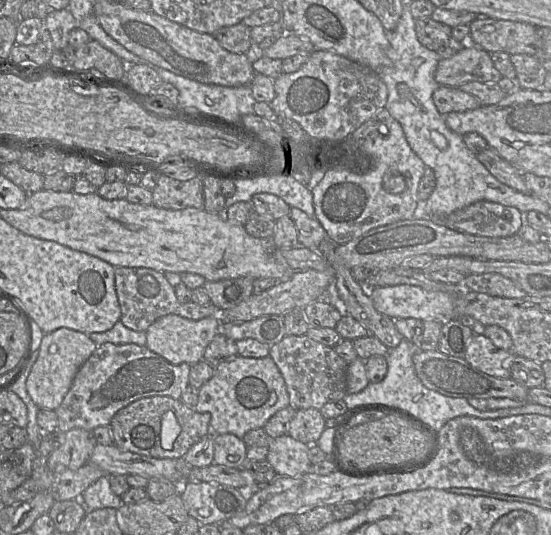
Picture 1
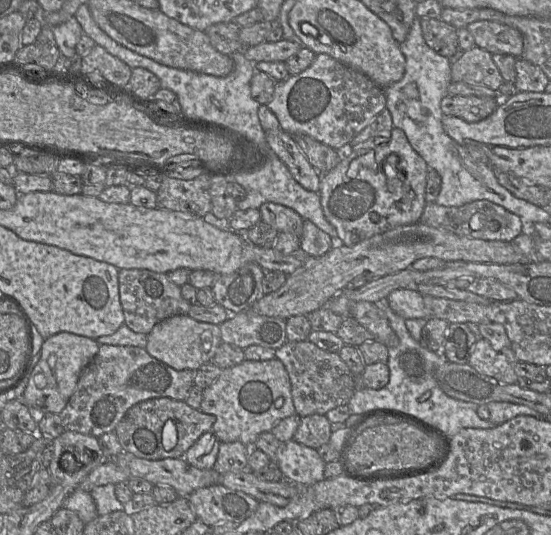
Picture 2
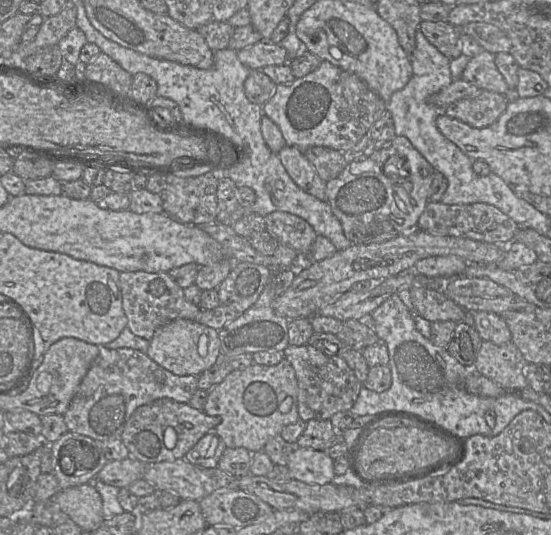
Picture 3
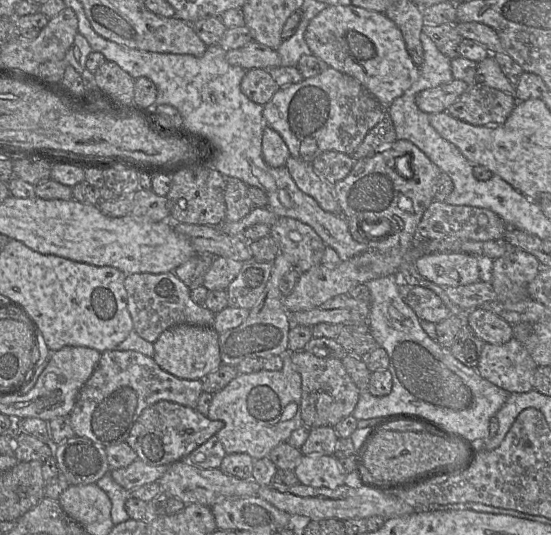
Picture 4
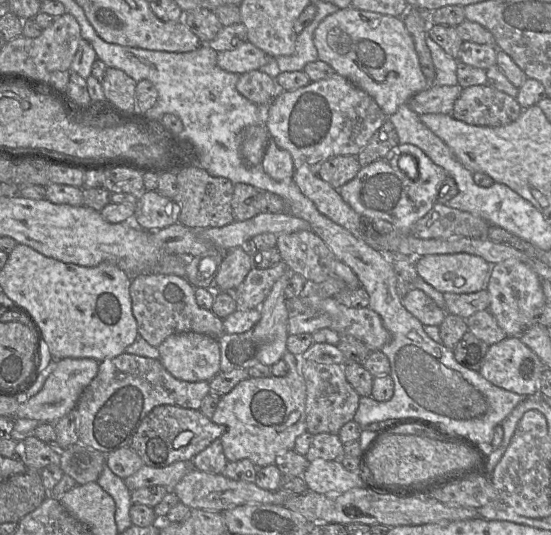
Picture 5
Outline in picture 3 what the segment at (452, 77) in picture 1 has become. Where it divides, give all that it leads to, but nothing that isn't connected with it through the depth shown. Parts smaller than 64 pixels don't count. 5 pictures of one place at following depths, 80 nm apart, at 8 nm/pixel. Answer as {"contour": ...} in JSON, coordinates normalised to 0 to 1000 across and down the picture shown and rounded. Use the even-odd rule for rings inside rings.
{"contour":[[[877,93],[853,108],[837,148],[864,159],[871,166],[917,176],[924,163],[902,129],[897,107],[898,101]]]}

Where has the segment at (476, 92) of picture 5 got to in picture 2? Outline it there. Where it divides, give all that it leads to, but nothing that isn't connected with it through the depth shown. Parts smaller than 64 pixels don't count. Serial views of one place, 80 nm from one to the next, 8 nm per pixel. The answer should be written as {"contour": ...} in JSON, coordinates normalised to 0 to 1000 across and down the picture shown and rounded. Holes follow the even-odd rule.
{"contour":[[[809,178],[799,198],[808,217],[826,217],[849,230],[862,230],[889,217],[907,191],[907,178],[904,183]]]}

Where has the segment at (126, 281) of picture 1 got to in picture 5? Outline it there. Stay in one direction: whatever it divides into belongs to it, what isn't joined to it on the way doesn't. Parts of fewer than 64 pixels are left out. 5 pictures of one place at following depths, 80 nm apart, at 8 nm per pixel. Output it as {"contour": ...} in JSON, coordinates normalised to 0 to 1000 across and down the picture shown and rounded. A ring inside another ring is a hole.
{"contour":[[[250,514],[238,520],[234,540],[250,624],[281,650],[318,624],[350,621],[392,634],[408,624],[403,596],[383,579],[359,572],[354,538],[336,520],[318,514]]]}

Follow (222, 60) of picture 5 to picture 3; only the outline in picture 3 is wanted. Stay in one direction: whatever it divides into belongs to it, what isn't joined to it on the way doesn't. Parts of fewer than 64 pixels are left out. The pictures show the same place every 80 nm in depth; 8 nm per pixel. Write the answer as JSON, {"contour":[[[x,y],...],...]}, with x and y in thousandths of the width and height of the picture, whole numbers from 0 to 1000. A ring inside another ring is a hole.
{"contour":[[[475,75],[430,95],[430,107],[454,131],[474,131],[488,121],[512,121],[525,116],[521,93],[508,82]]]}

